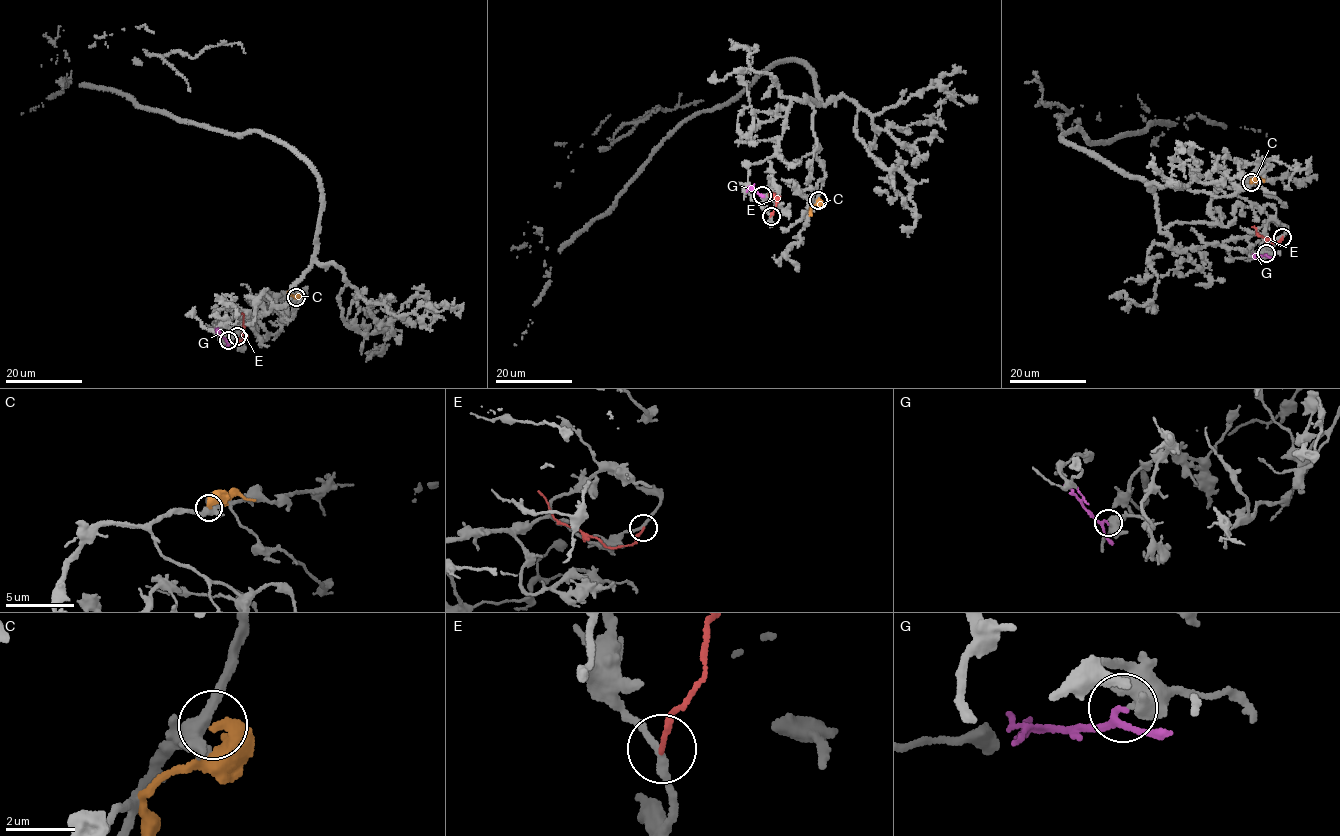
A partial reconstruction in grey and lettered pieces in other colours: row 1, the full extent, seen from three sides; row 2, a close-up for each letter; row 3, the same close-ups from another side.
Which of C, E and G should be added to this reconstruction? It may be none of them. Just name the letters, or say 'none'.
none

